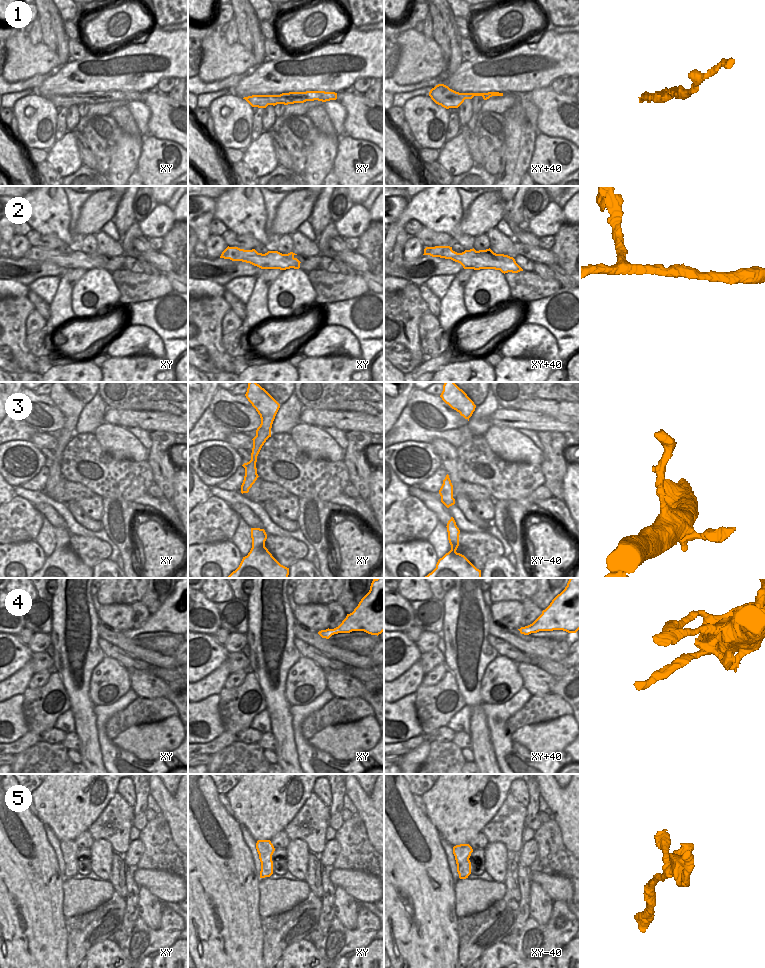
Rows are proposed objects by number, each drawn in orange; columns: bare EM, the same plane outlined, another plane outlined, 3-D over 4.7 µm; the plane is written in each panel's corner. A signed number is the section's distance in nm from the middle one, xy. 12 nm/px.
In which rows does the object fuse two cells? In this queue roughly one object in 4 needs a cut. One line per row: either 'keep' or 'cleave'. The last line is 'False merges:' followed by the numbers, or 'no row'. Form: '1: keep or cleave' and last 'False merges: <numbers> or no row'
1: keep
2: keep
3: keep
4: cleave
5: keep
False merges: 4

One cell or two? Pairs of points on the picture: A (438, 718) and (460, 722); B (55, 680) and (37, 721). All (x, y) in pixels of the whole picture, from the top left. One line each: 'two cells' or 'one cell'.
A: two cells
B: one cell

